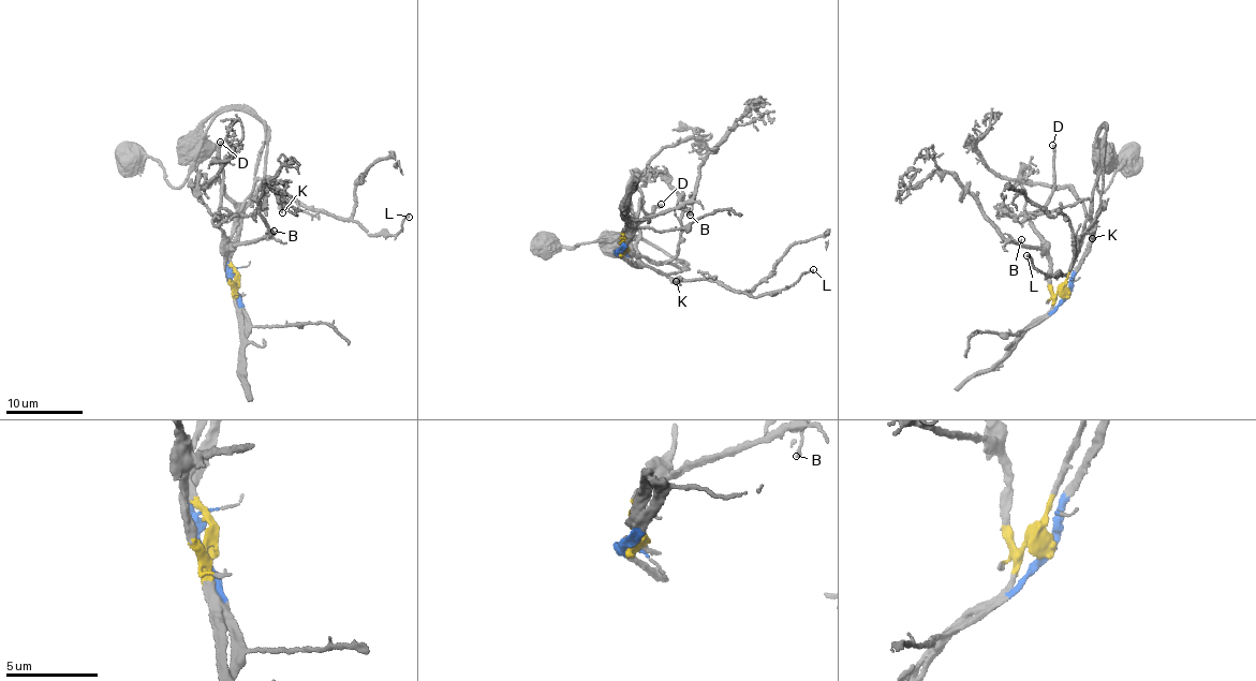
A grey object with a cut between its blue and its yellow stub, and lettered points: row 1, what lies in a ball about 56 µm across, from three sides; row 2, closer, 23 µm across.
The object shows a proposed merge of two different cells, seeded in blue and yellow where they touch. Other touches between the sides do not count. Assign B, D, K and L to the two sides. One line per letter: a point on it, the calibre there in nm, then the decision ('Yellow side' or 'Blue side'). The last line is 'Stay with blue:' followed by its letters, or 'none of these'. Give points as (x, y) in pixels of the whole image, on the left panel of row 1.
B: Place: (274, 231). Thickness 140 nm. Yellow side
D: Place: (220, 142). Thickness 240 nm. Yellow side
K: Place: (282, 212). Thickness 360 nm. Blue side
L: Place: (409, 217). Thickness 180 nm. Blue side
Stay with blue: K, L

